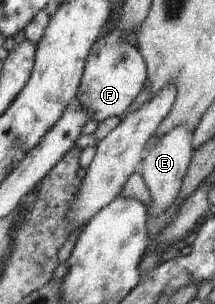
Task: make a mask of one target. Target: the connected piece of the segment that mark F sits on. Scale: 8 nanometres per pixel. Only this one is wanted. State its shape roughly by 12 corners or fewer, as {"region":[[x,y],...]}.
{"region":[[102,30],[75,97],[97,124],[144,89],[136,45]]}

